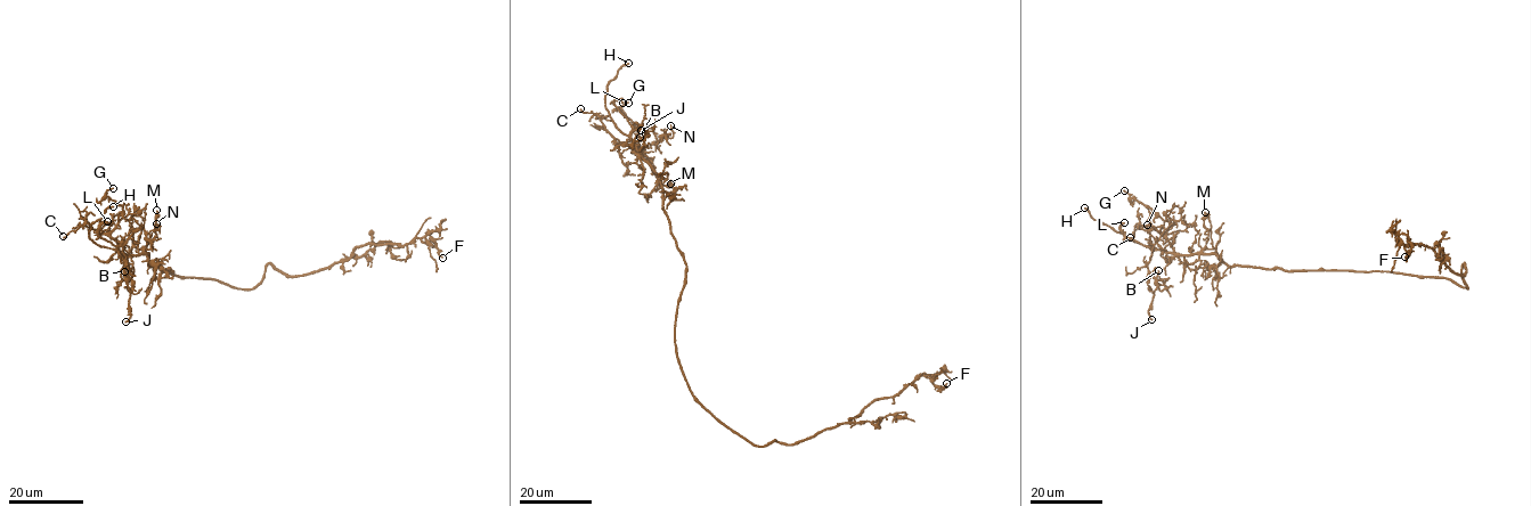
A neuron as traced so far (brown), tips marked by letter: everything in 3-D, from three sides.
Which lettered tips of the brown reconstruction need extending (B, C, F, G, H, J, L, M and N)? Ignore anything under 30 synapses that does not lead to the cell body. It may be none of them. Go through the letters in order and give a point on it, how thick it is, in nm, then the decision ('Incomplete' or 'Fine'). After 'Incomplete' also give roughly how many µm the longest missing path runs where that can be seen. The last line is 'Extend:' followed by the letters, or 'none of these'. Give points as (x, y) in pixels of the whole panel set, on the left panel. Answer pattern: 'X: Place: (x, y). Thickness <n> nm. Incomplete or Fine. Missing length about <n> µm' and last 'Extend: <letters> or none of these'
B: Place: (124, 271). Thickness 120 nm. Fine
C: Place: (63, 236). Thickness 150 nm. Fine
F: Place: (442, 258). Thickness 110 nm. Fine
G: Place: (113, 188). Thickness 100 nm. Fine
H: Place: (113, 206). Thickness 220 nm. Incomplete. Missing length about 60 µm
J: Place: (125, 321). Thickness 110 nm. Fine
L: Place: (107, 221). Thickness 240 nm. Fine
M: Place: (156, 210). Thickness 180 nm. Fine
N: Place: (156, 223). Thickness 70 nm. Fine
Extend: H

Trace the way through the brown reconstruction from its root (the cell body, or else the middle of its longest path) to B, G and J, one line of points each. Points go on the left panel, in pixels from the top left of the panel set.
B: (171, 274), (149, 267), (148, 254), (116, 250), (130, 279), (124, 271)
G: (171, 274), (149, 267), (148, 254), (119, 251), (111, 231), (122, 207), (105, 195), (113, 188)
J: (171, 274), (149, 267), (148, 254), (116, 250), (130, 293), (125, 321)

